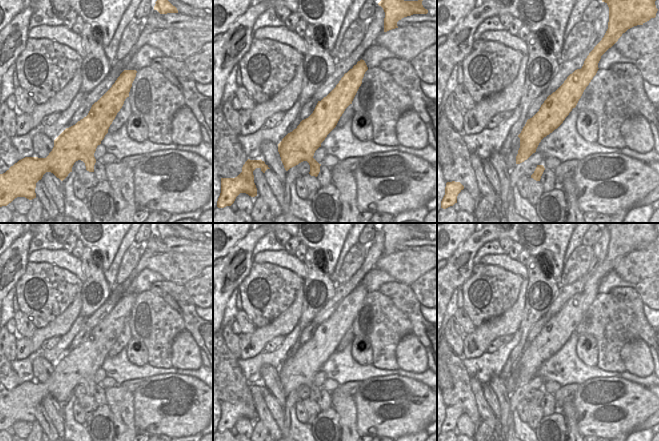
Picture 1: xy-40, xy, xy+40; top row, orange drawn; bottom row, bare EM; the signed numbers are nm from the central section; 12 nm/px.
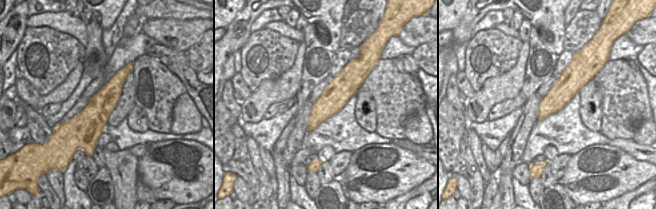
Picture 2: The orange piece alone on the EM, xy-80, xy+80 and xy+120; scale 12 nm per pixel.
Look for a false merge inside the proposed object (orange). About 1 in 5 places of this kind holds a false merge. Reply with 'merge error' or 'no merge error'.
no merge error

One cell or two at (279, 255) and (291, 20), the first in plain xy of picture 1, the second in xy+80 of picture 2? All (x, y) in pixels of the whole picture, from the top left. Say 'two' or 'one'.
two

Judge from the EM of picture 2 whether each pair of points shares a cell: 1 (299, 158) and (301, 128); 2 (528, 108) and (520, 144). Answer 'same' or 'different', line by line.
1: different
2: same

